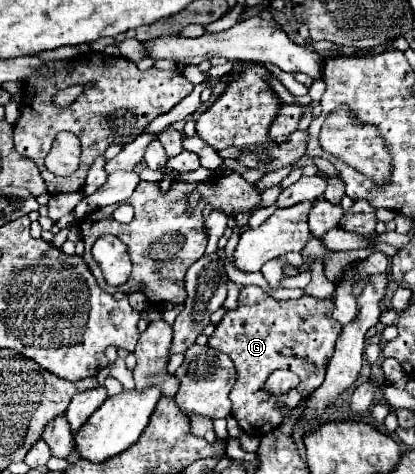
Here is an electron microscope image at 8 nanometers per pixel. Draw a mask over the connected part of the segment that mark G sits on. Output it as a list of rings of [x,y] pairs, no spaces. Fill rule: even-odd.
[[[246,286],[240,292],[238,308],[224,314],[222,322],[210,336],[208,346],[228,354],[234,362],[238,380],[230,392],[232,416],[248,436],[266,436],[280,426],[284,414],[276,408],[278,400],[284,408],[294,408],[324,382],[326,366],[342,332],[342,324],[330,322],[330,314],[330,300],[316,300],[314,296],[274,300],[258,286]],[[278,368],[288,368],[300,376],[298,388],[282,394],[280,398],[264,388],[266,378]]]

